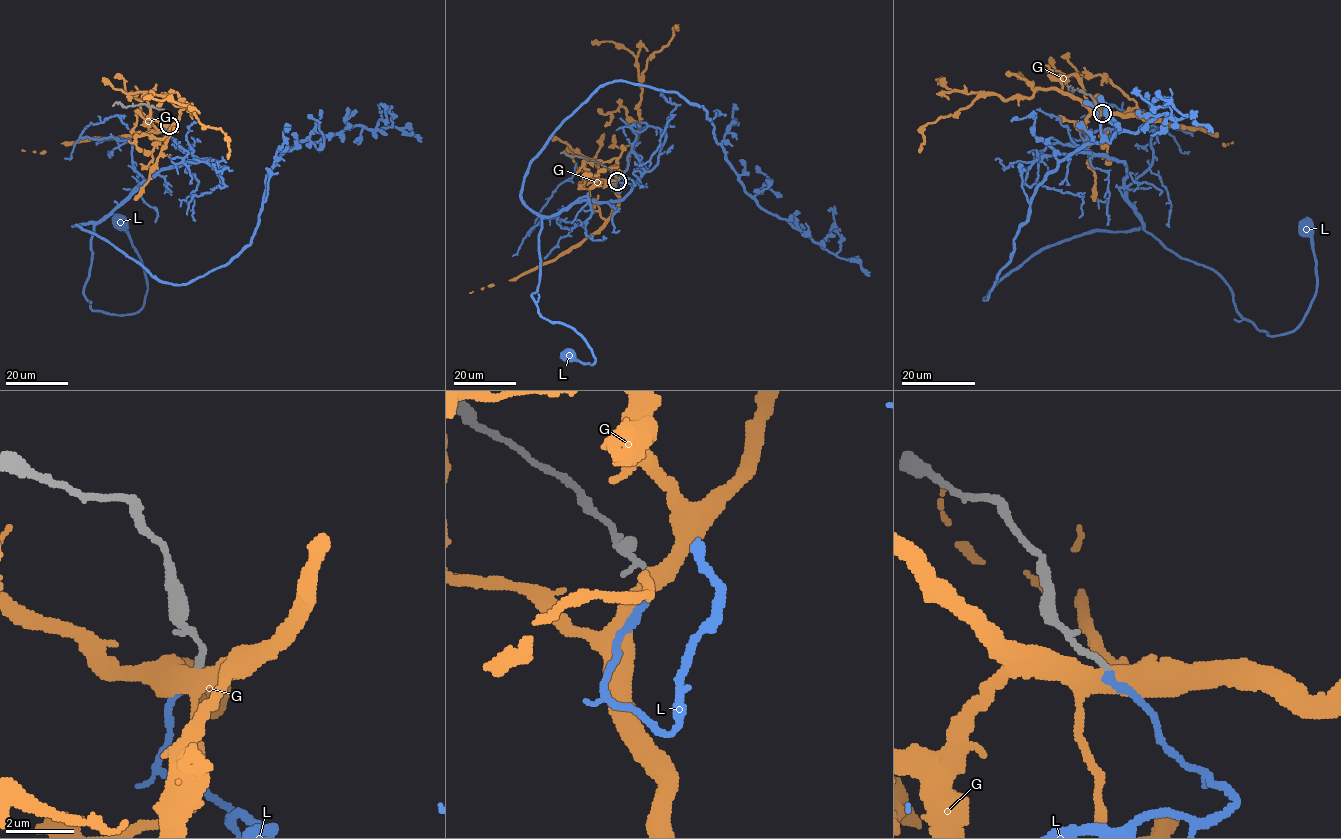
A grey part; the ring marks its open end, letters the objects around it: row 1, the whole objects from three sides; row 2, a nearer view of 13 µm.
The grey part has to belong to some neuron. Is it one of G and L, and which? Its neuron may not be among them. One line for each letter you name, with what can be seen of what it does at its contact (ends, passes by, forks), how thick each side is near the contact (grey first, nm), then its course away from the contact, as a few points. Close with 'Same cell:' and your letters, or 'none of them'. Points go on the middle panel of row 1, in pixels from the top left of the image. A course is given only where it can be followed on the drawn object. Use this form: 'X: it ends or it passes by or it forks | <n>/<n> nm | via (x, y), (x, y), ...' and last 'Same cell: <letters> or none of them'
L: it ends | 190/280 nm | via (617, 181), (619, 192), (631, 152), (644, 171), (622, 199), (542, 218), (532, 299), (595, 362), (567, 355)
Same cell: L

